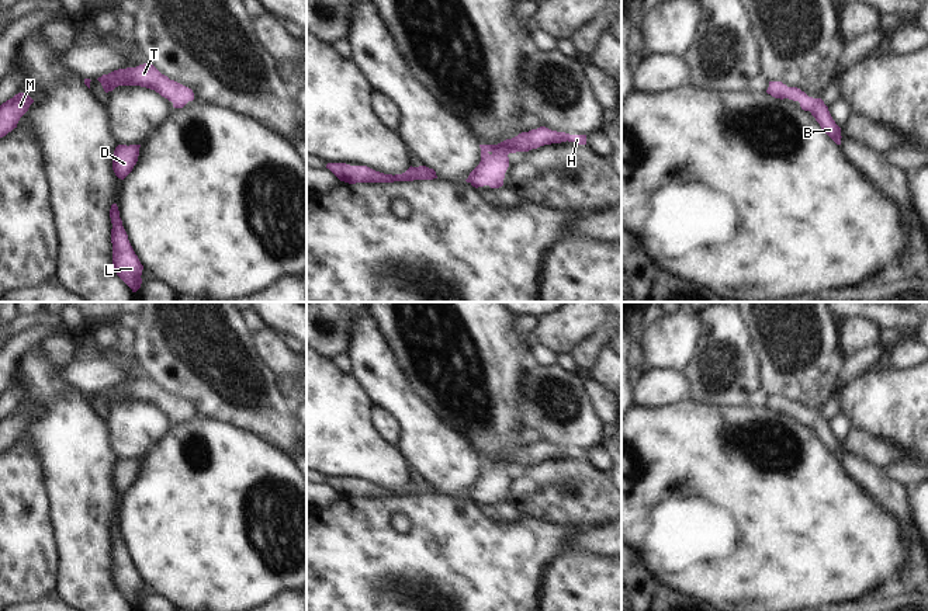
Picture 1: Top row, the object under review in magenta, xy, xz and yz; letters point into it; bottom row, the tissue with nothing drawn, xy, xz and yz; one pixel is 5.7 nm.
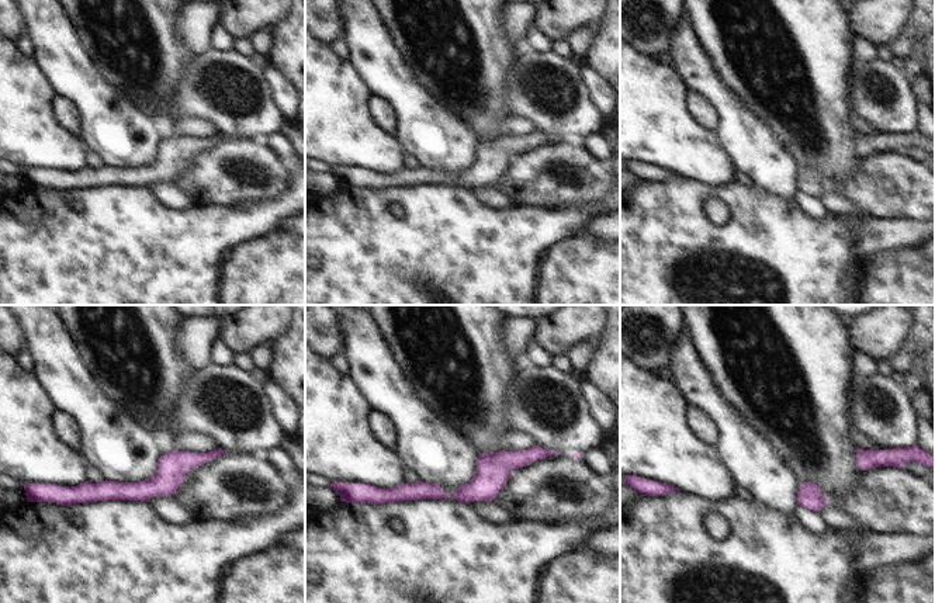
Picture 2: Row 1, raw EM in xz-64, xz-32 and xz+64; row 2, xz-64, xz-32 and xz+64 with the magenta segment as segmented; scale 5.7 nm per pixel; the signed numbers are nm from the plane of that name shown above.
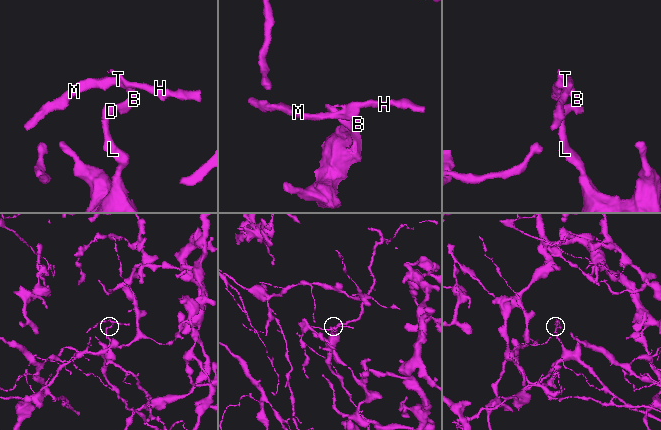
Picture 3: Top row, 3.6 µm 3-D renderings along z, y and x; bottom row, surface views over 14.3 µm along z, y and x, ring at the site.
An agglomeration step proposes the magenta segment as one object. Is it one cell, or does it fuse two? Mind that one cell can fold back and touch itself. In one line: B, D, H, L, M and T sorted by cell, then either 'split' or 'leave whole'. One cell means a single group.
B D H L M T | leave whole

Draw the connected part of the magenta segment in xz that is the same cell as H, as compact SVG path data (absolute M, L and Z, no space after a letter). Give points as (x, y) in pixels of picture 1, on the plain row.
M540 441L529 447L522 447L517 451L506 454L498 459L479 459L481 476L470 487L465 496L475 503L484 500L499 503L503 500L505 487L509 482L509 468L529 466L544 459L567 455L575 456L576 459L586 459L586 449L569 449Z

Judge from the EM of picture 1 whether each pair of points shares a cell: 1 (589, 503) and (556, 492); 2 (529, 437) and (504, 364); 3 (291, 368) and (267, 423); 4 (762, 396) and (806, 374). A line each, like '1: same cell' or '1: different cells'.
1: same cell
2: different cells
3: different cells
4: different cells

